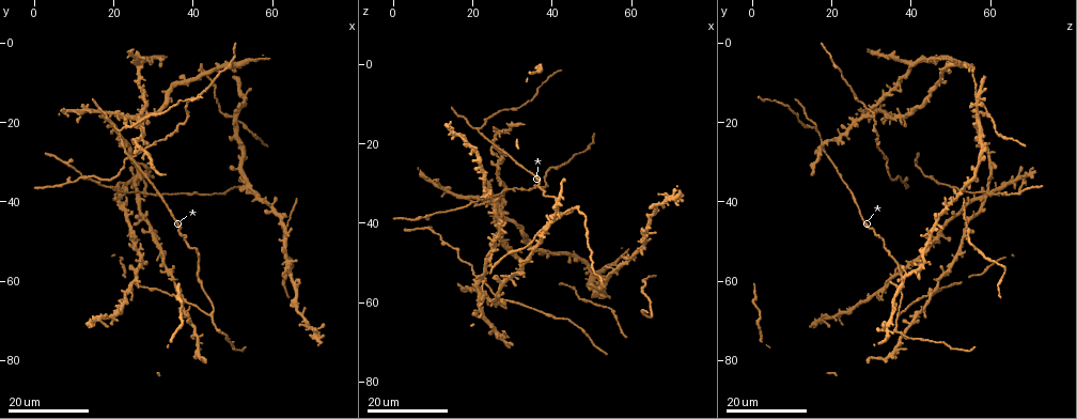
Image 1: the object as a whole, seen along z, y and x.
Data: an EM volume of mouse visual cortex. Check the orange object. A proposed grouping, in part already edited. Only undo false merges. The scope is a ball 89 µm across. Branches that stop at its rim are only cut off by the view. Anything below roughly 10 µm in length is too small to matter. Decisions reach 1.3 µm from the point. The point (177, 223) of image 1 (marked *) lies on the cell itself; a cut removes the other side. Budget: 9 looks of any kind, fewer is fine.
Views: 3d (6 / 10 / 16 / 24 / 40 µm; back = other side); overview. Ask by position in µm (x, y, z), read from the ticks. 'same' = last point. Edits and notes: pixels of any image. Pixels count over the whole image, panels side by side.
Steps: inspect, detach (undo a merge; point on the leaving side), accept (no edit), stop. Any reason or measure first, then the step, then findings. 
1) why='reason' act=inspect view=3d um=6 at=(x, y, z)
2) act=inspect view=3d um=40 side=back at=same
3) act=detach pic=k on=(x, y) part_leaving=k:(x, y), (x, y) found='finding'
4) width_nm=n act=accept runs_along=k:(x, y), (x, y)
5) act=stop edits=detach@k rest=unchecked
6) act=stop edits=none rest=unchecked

why='four or more arms meet' act=inspect view=3d um=24 at=(36.5, 63.0, 45.0)

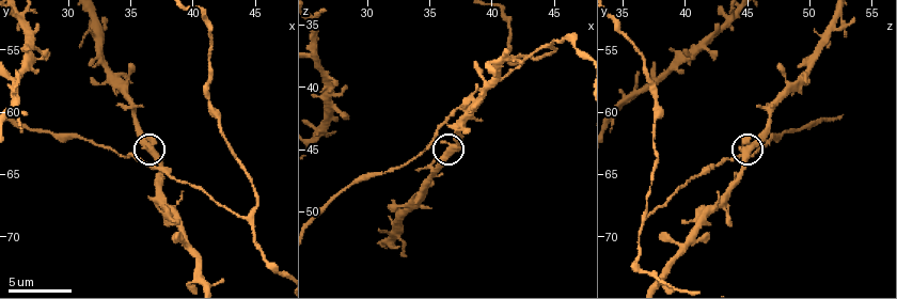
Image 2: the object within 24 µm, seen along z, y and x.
act=inspect view=3d um=6 at=(36.8, 63.0, 45.4)

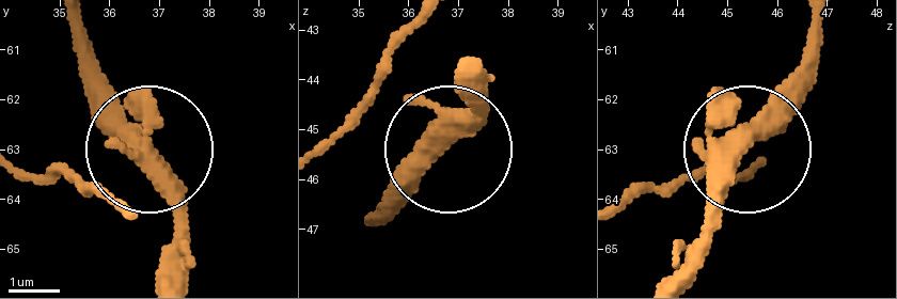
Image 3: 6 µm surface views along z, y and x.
act=accept runs_along=3:(622, 209), (686, 179), (698, 141), (736, 145), (703, 252) found='continuous, no second cell'

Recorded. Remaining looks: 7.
why='a fork' act=inspect view=3d um=16 at=(50.0, 19.0, 59.5)

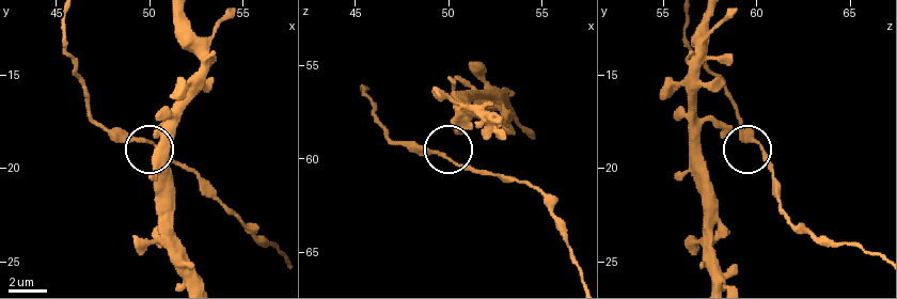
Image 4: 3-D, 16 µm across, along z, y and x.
act=inspect view=3d um=10 at=(49.9, 18.5, 59.8)

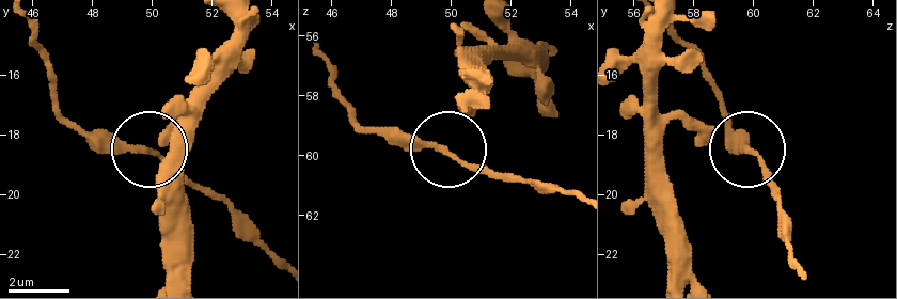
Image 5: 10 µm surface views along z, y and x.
act=accept found='all the same cell'

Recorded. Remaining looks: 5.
why='four or more arms meet' act=inspect view=3d um=16 at=(27.0, 17.5, 29.0)

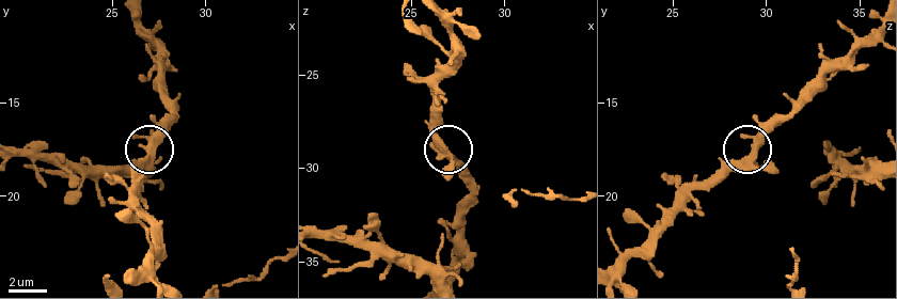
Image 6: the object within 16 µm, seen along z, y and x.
act=inspect view=3d um=10 at=(27.0, 17.8, 29.3)

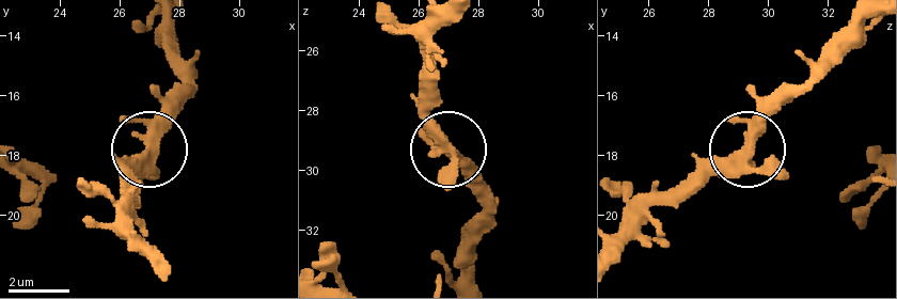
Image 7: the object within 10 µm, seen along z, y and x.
arms=4 act=accept found='one cell here'

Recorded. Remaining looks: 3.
why='calibre changes' act=inspect view=3d um=16 at=(9.5, 34.5, 38.0)

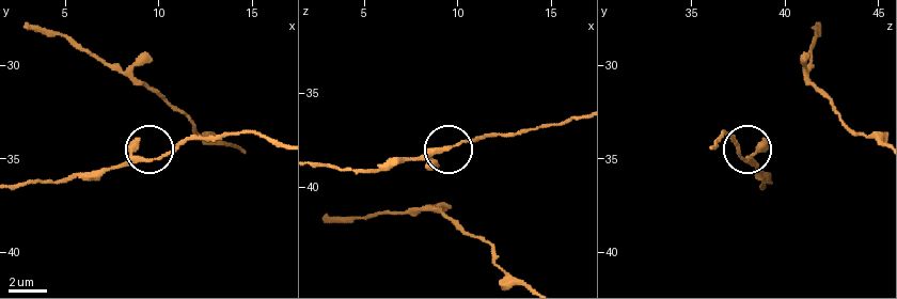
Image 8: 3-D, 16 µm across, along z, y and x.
act=inspect view=3d um=6 at=(8.9, 35.0, 38.1)

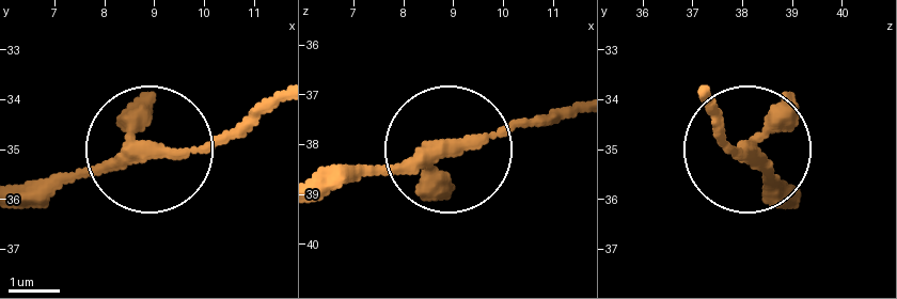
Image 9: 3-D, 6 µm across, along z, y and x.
arms=3 act=accept found='continuous, no second cell'

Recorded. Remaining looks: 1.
act=stop edits=none rest=unchecked

